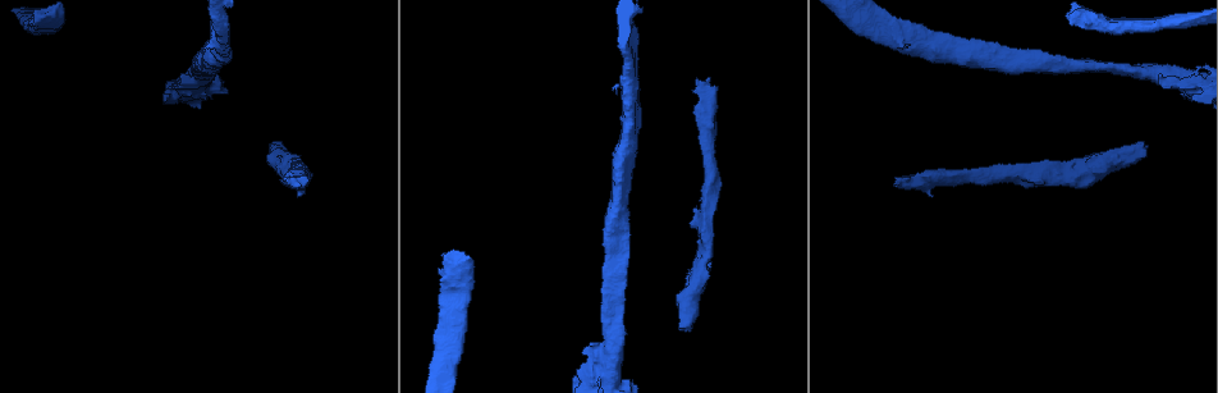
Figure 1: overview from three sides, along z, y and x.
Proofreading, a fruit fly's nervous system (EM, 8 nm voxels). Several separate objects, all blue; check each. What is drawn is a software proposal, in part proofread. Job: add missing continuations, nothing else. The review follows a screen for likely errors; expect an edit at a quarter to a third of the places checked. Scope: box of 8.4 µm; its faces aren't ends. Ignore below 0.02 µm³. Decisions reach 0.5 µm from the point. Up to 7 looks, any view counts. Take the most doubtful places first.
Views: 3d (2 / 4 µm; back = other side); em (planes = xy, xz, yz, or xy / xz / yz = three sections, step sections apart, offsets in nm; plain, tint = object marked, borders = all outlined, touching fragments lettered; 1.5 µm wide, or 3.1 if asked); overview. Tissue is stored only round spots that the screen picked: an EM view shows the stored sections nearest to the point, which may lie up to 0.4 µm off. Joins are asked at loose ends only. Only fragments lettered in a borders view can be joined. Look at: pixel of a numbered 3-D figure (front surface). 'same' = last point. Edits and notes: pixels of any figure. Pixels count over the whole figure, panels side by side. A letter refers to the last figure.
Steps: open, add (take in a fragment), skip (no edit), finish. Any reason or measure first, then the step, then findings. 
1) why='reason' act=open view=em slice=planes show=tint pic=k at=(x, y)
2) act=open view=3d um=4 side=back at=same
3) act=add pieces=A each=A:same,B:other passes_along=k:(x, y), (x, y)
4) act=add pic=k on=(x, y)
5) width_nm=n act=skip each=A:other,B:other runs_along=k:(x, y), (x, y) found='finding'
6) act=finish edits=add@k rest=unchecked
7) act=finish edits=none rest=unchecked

why='end of a long branch' act=open view=em slice=xy step=8 show=borders pic=1 at=(894, 177)

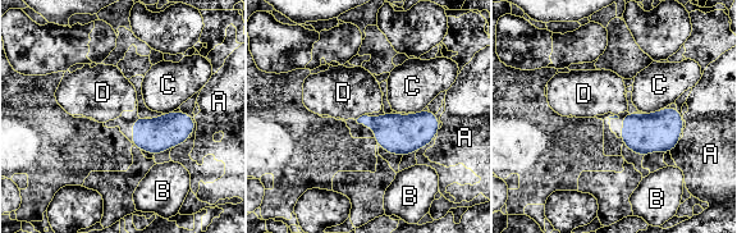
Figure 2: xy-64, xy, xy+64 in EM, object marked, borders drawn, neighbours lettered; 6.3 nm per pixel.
act=skip each=A:other,B:other,C:other,D:other border=2:(364, 114), (355, 119) found='none of them fits'

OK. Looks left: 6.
why='stops while still wide' act=open view=em slice=planes show=tint pic=1 at=(1144, 143)

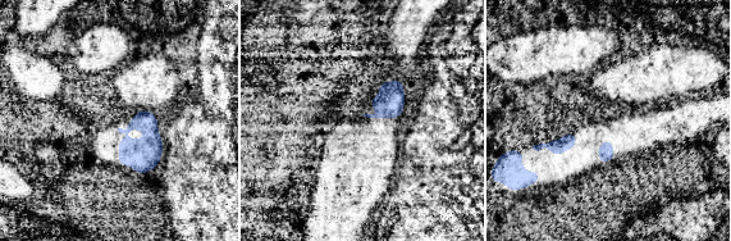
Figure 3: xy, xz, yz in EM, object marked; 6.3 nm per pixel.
act=open view=em slice=planes show=borders at=same

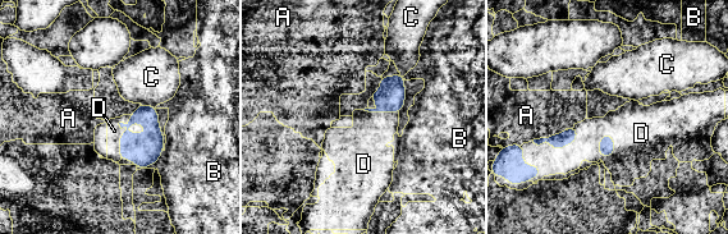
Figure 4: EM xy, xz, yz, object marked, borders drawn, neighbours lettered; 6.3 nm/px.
act=add pieces=D each=A:other,B:other,C:other,D:same passes_along=4:(143, 150), (143, 134), (114, 131) found='it goes on there'

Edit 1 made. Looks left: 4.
why='thick end' act=open view=em slice=yz step=4 show=borders pic=1 at=(164, 102)

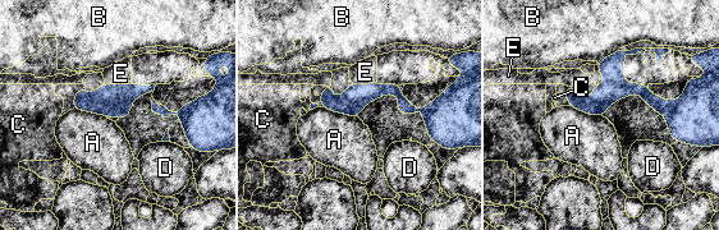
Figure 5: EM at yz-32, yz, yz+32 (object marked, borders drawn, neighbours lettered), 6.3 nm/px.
longest_contact=A:240nm act=skip each=A:other,B:other,C:other,D:other,E:other runs_along=5:(569, 93), (596, 104), (641, 90), (682, 110) found='none of them fits'

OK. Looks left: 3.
act=finish edits=add@4 rest=unchecked

